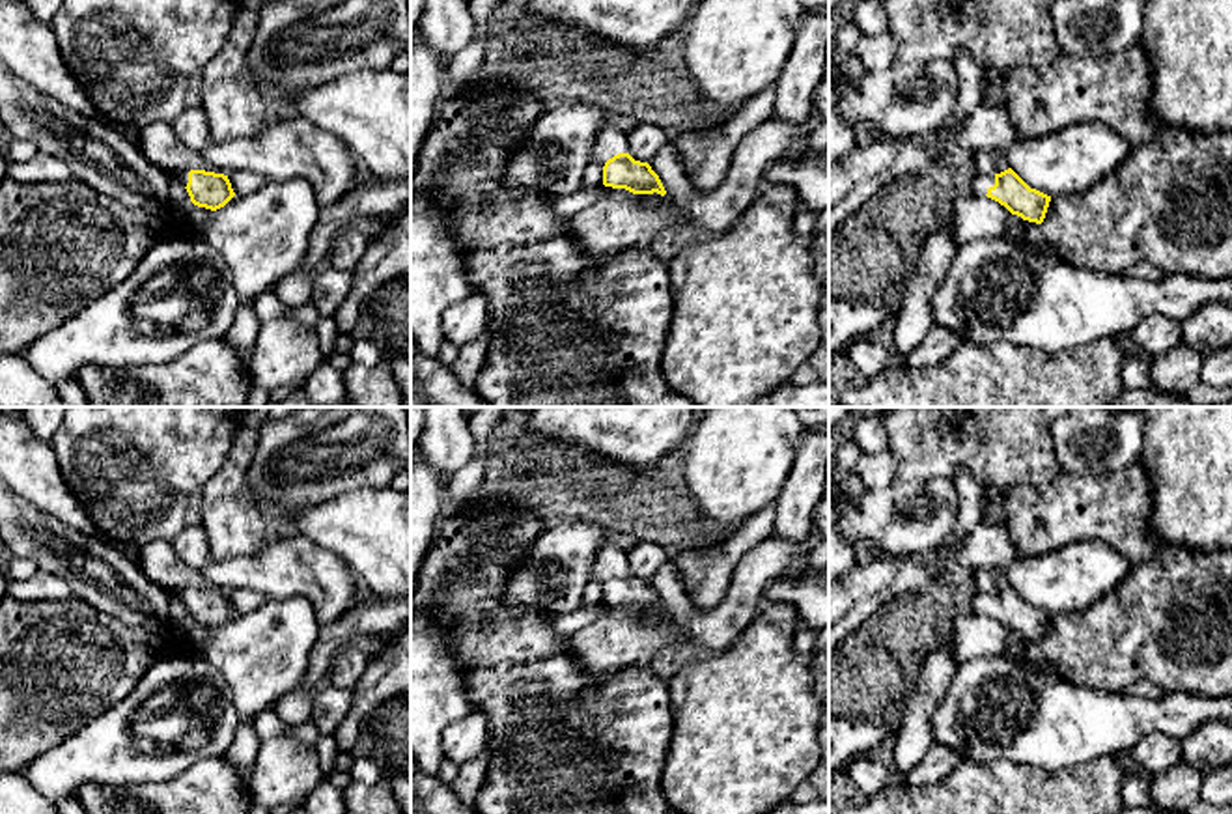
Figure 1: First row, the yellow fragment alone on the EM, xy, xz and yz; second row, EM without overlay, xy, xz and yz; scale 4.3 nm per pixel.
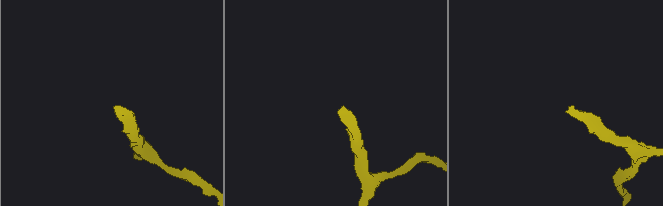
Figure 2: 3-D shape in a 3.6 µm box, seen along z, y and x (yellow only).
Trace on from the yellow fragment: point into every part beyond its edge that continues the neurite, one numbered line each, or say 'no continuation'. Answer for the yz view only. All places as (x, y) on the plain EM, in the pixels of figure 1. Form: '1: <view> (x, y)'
1: yz (980, 602)

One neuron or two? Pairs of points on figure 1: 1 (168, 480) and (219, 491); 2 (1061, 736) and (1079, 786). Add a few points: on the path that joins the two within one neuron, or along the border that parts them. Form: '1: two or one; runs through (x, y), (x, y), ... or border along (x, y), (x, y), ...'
1: two; border along (228, 450), (204, 488), (198, 523)
2: two; border along (1113, 753), (1068, 768), (1027, 766)

